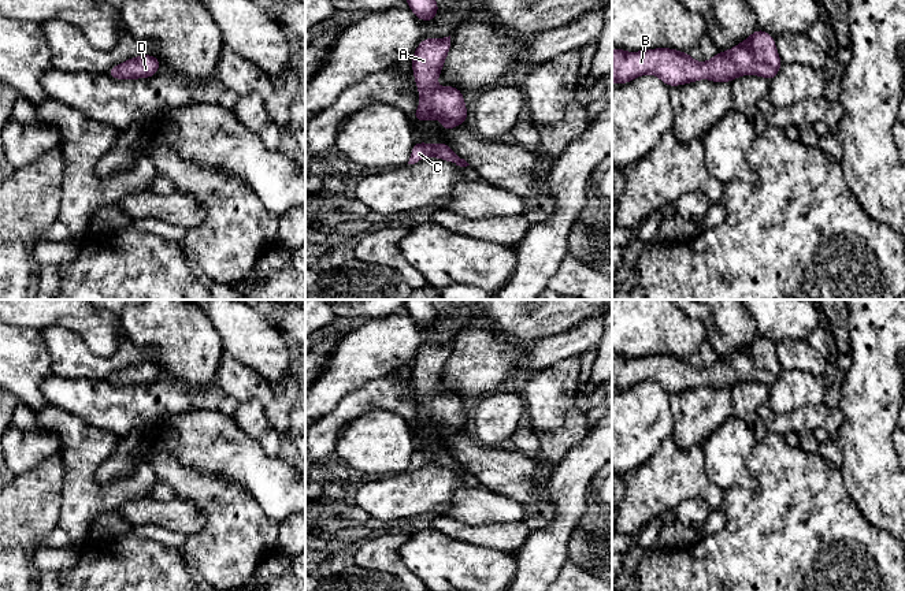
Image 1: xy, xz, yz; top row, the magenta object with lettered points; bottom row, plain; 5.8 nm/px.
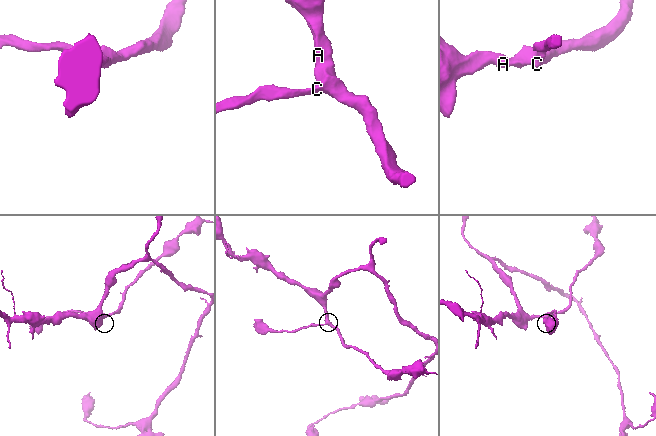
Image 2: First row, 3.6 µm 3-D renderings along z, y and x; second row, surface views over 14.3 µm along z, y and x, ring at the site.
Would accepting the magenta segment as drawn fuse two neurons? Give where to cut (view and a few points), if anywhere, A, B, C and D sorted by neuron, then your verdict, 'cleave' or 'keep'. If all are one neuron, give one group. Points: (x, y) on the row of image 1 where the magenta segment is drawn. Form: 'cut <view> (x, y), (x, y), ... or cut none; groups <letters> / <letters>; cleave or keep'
cut none; groups A B C D; keep

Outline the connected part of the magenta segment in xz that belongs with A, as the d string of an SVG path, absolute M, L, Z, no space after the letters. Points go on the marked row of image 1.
M450 36L423 38L413 56L412 71L419 92L419 108L412 116L423 123L438 119L445 131L467 122L467 107L459 88L437 86L445 59L450 48Z

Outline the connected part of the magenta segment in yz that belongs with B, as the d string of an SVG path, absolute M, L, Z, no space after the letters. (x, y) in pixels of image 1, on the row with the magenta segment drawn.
M757 29L746 40L704 63L687 52L654 48L638 52L612 49L612 82L622 85L652 74L668 88L709 79L716 83L732 82L742 75L764 77L769 82L782 66L775 37Z

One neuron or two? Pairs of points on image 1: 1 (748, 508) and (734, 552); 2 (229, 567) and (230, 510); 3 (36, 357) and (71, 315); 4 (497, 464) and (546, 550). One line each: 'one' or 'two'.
1: one
2: one
3: two
4: two

